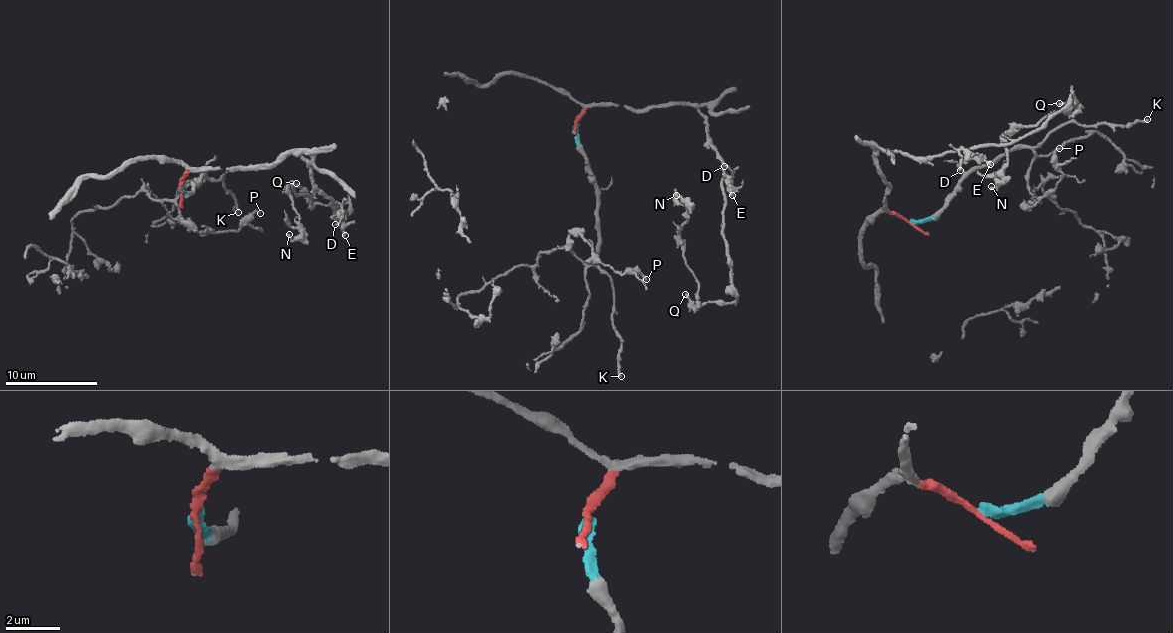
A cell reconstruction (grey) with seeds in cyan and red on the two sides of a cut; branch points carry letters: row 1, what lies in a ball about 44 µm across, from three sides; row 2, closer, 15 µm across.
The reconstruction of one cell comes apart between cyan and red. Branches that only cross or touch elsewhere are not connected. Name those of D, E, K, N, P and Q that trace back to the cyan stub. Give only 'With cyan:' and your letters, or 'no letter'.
With cyan: K, P

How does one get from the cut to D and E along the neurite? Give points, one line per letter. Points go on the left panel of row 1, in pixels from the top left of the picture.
D: (180, 186), (190, 171), (281, 162), (295, 155), (308, 164), (318, 191), (339, 205), (343, 217), (334, 225)
E: (180, 186), (190, 171), (281, 162), (295, 155), (308, 164), (318, 191), (339, 205), (346, 236)

